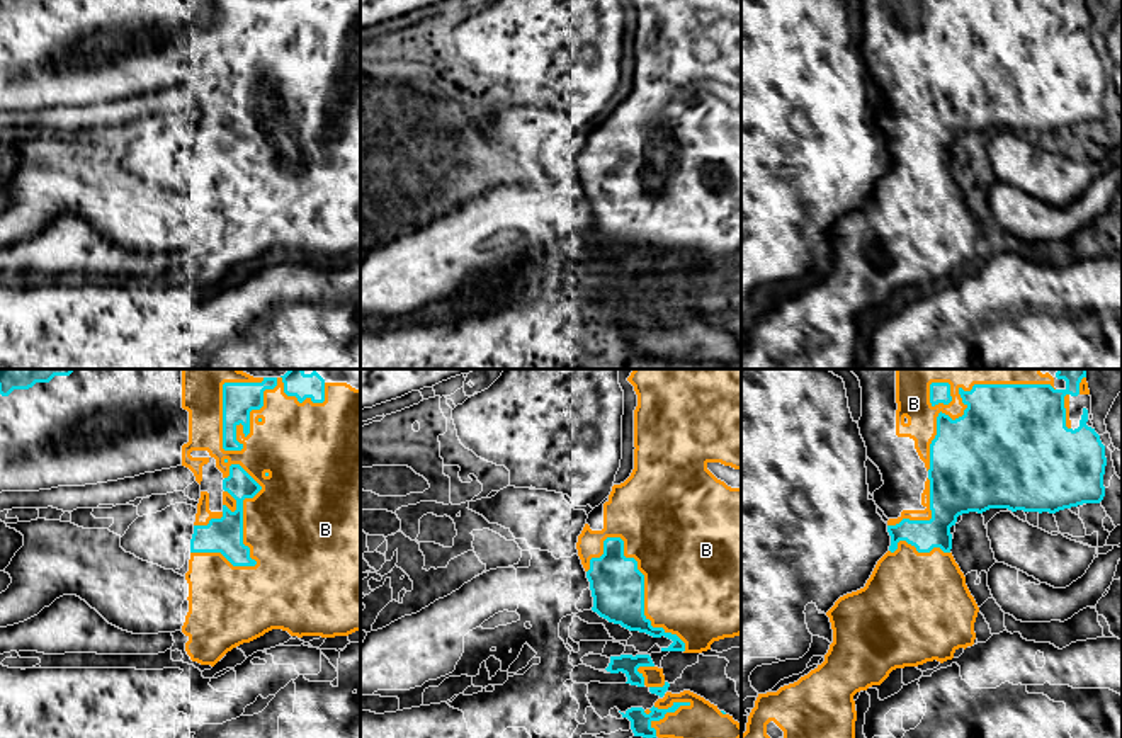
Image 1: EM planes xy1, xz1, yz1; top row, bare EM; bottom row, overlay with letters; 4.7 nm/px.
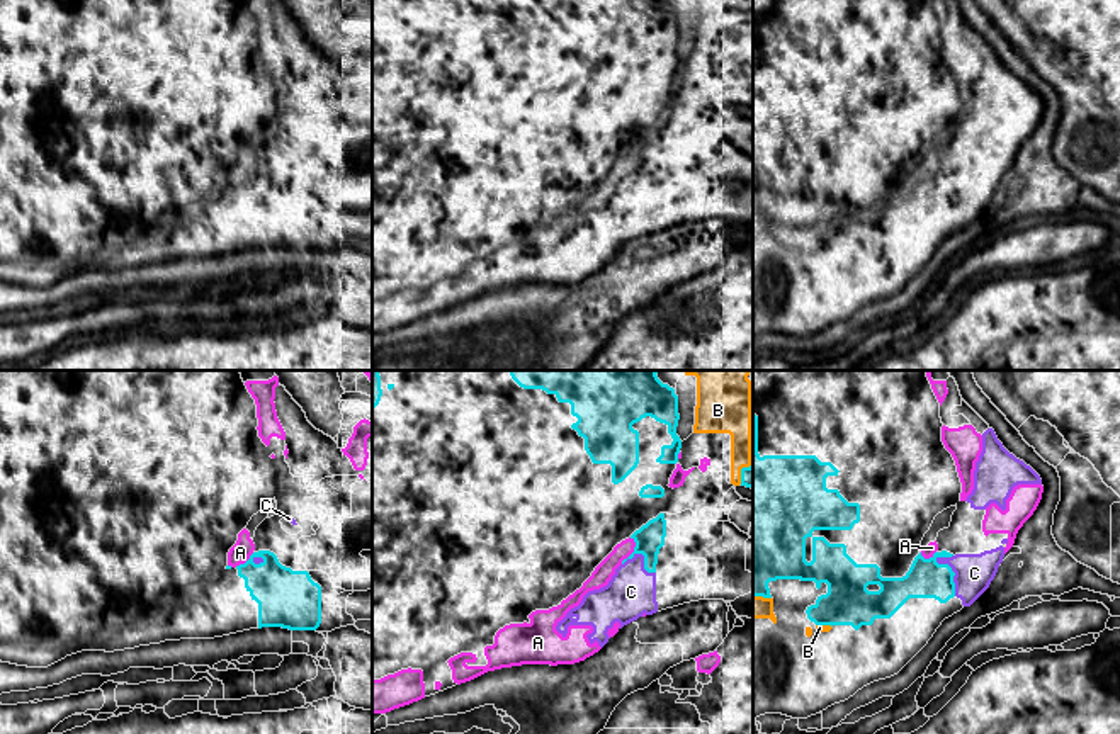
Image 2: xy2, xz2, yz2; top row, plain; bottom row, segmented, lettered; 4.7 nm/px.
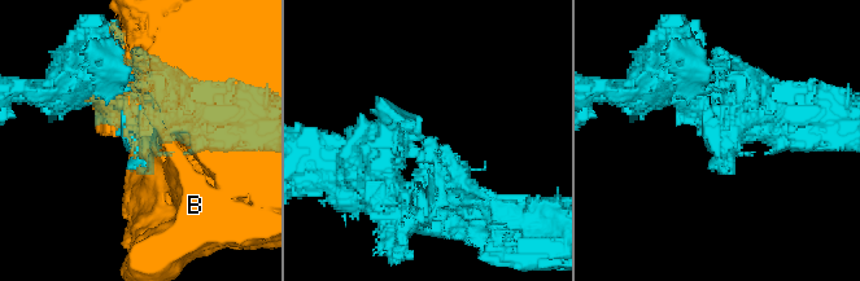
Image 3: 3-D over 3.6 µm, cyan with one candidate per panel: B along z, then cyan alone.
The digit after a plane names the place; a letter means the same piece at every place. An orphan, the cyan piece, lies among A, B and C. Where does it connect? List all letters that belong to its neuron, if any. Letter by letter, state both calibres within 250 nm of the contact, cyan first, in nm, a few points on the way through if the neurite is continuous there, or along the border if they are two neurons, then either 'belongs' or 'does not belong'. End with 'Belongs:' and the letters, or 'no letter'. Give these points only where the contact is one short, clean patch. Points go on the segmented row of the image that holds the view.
A: 140 nm thick on the cyan side, 90 nm on the other; does not belong
B: 160 nm thick on the cyan side, 400 nm on the other; does not belong
C: 180 nm thick on the cyan side, 180 nm on the other; does not belong
Belongs: no letter

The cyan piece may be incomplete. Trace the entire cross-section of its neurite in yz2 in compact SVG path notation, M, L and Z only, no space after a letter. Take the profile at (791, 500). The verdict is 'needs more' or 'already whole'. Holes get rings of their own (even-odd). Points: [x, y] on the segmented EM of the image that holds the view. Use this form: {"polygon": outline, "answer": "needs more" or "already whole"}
{"polygon": "M753 415L753 596L772 598L768 583L777 579L814 581L819 590L828 584L828 593L817 596L806 613L816 625L872 625L875 618L891 618L909 598L935 598L947 603L955 596L955 573L948 564L938 564L938 557L953 554L942 550L925 559L921 552L914 557L902 578L882 578L877 564L857 564L845 544L829 544L824 537L814 537L814 530L851 530L860 522L860 505L848 503L838 489L826 488L828 476L838 476L831 462L821 462L816 455L760 455L758 454L758 416Z", "answer": "already whole"}

